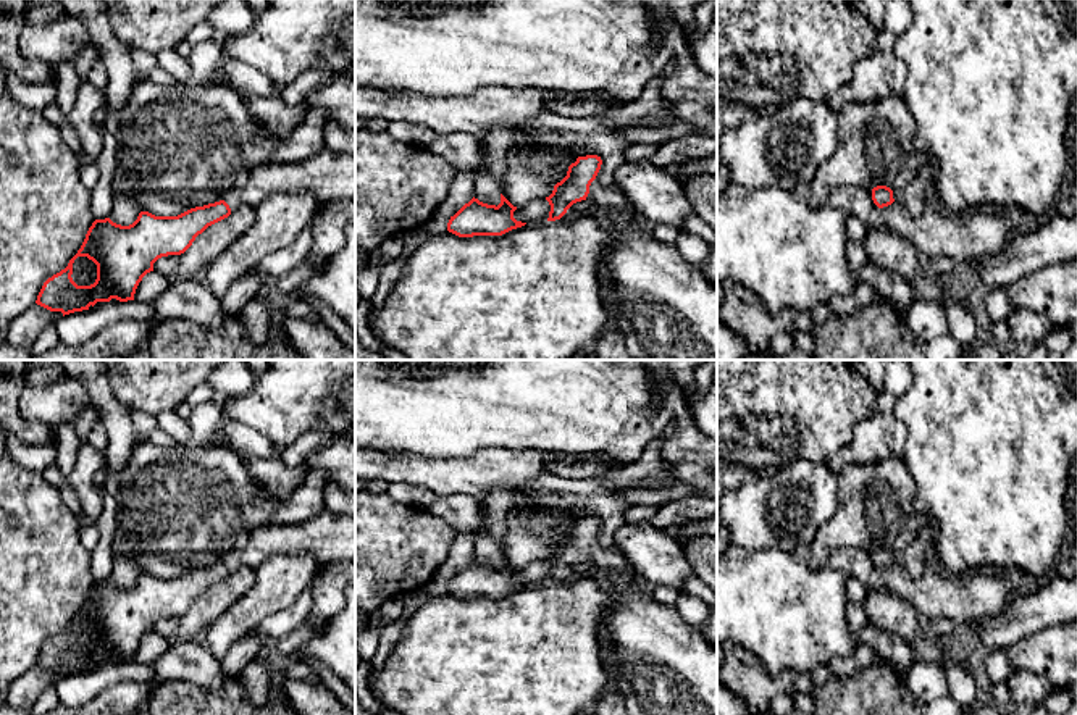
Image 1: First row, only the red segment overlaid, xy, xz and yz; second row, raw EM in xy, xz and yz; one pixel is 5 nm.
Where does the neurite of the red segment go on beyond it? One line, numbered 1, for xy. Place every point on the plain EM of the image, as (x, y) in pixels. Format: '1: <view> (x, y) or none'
1: xy (328, 538)

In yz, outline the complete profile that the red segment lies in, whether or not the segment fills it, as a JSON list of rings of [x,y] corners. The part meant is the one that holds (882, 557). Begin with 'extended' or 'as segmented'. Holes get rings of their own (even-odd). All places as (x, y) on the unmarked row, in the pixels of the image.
extended; [[[924,528],[922,531],[919,531],[916,539],[909,546],[899,550],[891,552],[886,547],[874,549],[872,562],[878,570],[888,568],[893,563],[896,563],[898,567],[906,570],[911,578],[917,579],[927,570],[925,550],[928,544],[930,544],[930,536],[927,528]]]

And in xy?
extended; [[[325,510],[300,525],[262,525],[252,529],[244,547],[231,550],[223,562],[191,570],[178,578],[155,578],[140,573],[129,587],[116,586],[110,579],[95,581],[68,628],[44,644],[36,665],[50,673],[61,673],[65,678],[89,671],[97,663],[134,662],[139,644],[147,634],[153,633],[153,625],[158,620],[184,615],[208,587],[228,579],[237,568],[255,570],[273,555],[312,555],[320,567],[334,562],[355,562],[355,518],[337,516]],[[78,618],[87,618],[97,626],[94,646],[78,647],[73,642],[73,625]]]

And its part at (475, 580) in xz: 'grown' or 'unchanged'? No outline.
unchanged

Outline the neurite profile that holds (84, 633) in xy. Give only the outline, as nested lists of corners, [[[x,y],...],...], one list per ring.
[[[78,618],[73,625],[71,639],[78,647],[90,647],[97,641],[97,626],[87,618]]]

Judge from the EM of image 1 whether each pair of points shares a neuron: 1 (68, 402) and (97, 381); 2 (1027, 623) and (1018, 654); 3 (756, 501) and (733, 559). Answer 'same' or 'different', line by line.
1: different
2: different
3: different

